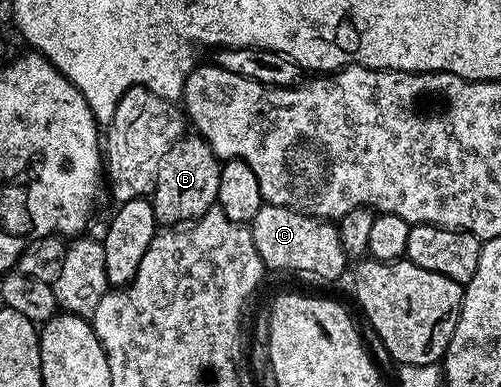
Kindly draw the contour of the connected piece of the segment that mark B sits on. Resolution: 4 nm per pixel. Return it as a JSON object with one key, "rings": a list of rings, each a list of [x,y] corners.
{"rings":[[[189,133],[163,154],[157,169],[157,184],[151,196],[153,212],[161,225],[188,225],[214,206],[219,193],[222,160],[196,133]]]}

